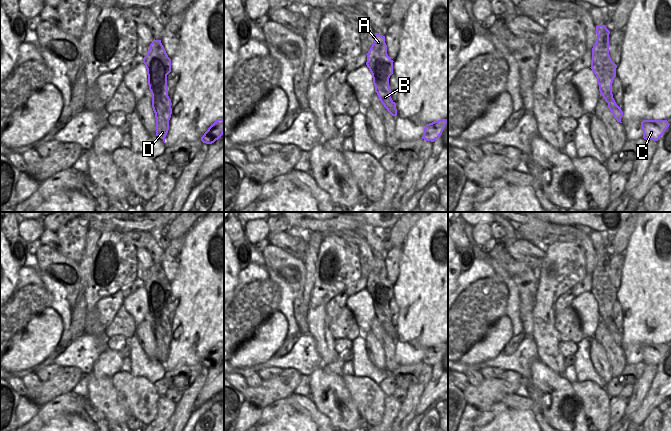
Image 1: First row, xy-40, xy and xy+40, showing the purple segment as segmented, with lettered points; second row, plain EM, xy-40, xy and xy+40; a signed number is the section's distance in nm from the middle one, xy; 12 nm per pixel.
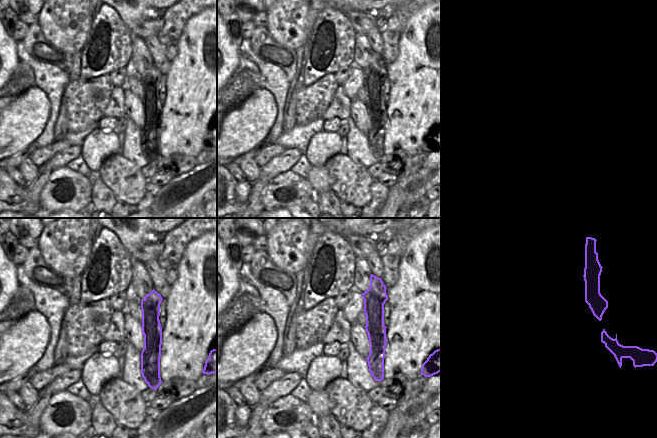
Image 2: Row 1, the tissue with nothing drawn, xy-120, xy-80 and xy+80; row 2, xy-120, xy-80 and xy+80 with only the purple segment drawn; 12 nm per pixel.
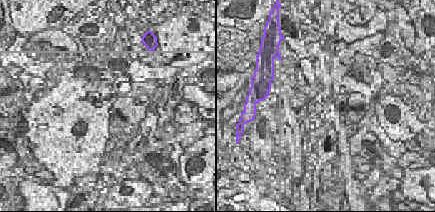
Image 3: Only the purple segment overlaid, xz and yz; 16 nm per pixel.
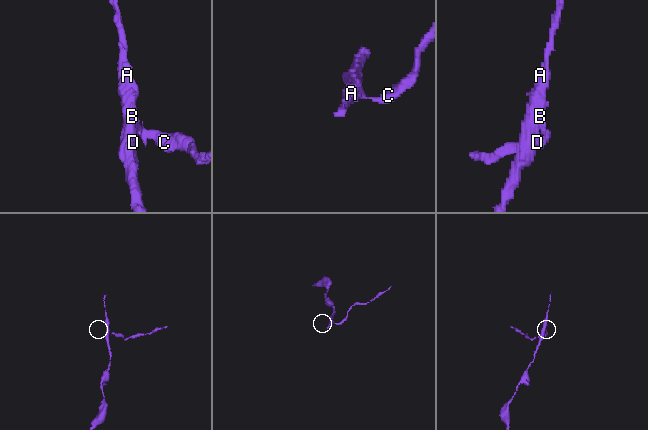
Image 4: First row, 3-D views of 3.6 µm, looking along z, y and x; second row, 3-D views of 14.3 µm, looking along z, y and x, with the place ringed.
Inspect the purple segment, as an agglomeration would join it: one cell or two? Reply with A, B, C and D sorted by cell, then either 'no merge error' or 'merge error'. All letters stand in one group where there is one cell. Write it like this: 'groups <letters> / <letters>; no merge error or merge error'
groups A B D / C; merge error

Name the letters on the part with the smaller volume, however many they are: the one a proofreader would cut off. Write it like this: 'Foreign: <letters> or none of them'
Foreign: C.

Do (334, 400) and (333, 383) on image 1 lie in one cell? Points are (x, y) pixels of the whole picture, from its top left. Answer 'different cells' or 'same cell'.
same cell

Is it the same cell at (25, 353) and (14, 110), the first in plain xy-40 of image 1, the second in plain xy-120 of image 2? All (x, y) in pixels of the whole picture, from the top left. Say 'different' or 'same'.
same

